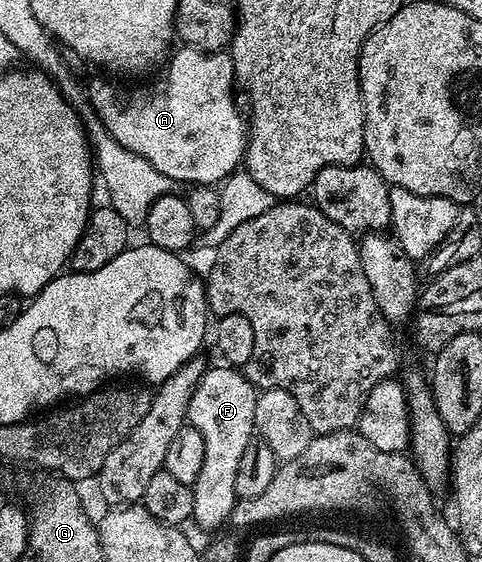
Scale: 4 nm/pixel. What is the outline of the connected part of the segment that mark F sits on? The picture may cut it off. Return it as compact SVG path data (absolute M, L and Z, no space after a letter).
M218 364L215 370L214 367L207 369L192 396L189 425L194 426L200 436L204 436L209 465L226 473L226 482L212 483L210 494L195 493L192 522L202 530L214 530L222 525L225 527L230 521L234 503L239 499L236 492L236 468L240 468L240 456L244 456L244 448L248 448L256 434L254 417L258 396L259 391L247 380L241 369L225 364Z

